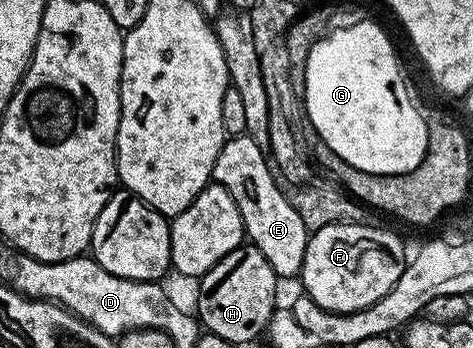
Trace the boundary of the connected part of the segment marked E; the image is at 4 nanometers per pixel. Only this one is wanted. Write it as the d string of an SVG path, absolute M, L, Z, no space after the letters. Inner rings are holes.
M246 134L224 139L211 171L211 180L229 190L233 202L237 202L237 210L241 210L246 239L265 254L265 262L273 266L275 275L280 278L298 277L303 271L309 233L297 210L289 206L263 147Z

